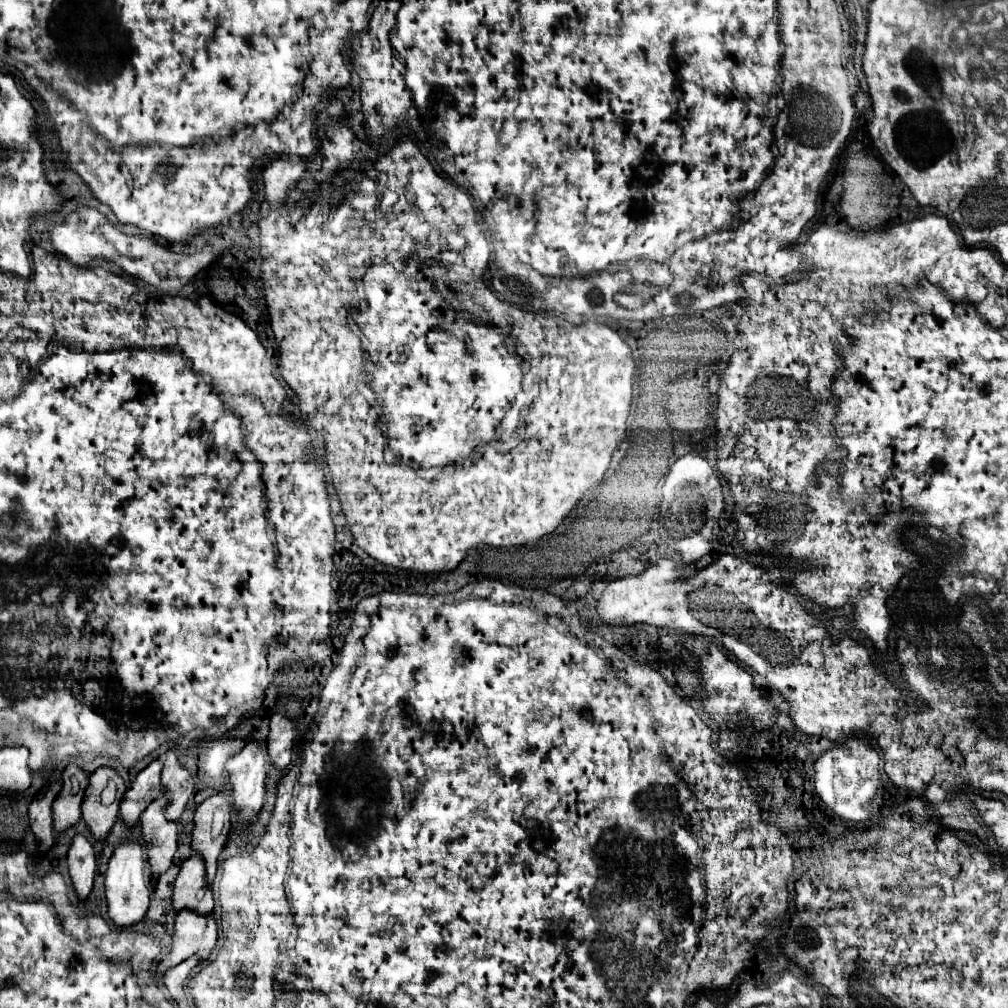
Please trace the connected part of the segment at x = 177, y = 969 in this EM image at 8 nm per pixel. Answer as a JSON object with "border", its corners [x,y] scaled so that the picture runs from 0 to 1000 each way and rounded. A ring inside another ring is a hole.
{"border":[[[186,950],[186,952],[184,952],[184,954],[180,954],[178,958],[172,958],[172,960],[162,968],[164,978],[166,978],[170,984],[180,982],[180,980],[182,980],[182,976],[184,976],[184,972],[188,970],[189,962],[191,962],[195,956],[197,956],[197,952],[195,952],[195,950]]]}

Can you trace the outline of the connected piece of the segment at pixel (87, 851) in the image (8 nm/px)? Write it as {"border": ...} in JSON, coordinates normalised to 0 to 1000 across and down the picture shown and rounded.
{"border":[[[76,827],[70,843],[66,847],[66,859],[68,859],[68,871],[74,881],[74,887],[78,893],[86,893],[92,883],[92,871],[94,871],[94,845],[90,837],[84,833],[82,827]]]}

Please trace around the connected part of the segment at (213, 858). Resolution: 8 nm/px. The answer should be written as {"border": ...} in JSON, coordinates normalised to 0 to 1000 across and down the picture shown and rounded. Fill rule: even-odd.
{"border":[[[213,788],[193,804],[193,821],[189,825],[189,843],[203,855],[205,875],[211,877],[215,853],[221,845],[229,823],[227,796],[221,788]]]}

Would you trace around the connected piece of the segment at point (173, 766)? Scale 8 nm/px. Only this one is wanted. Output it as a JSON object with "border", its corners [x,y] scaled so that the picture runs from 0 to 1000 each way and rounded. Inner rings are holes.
{"border":[[[172,744],[166,746],[166,754],[164,754],[162,766],[160,766],[160,776],[162,776],[164,792],[166,792],[164,810],[168,813],[178,813],[188,790],[191,788],[191,772],[180,760],[180,756],[172,748]]]}

